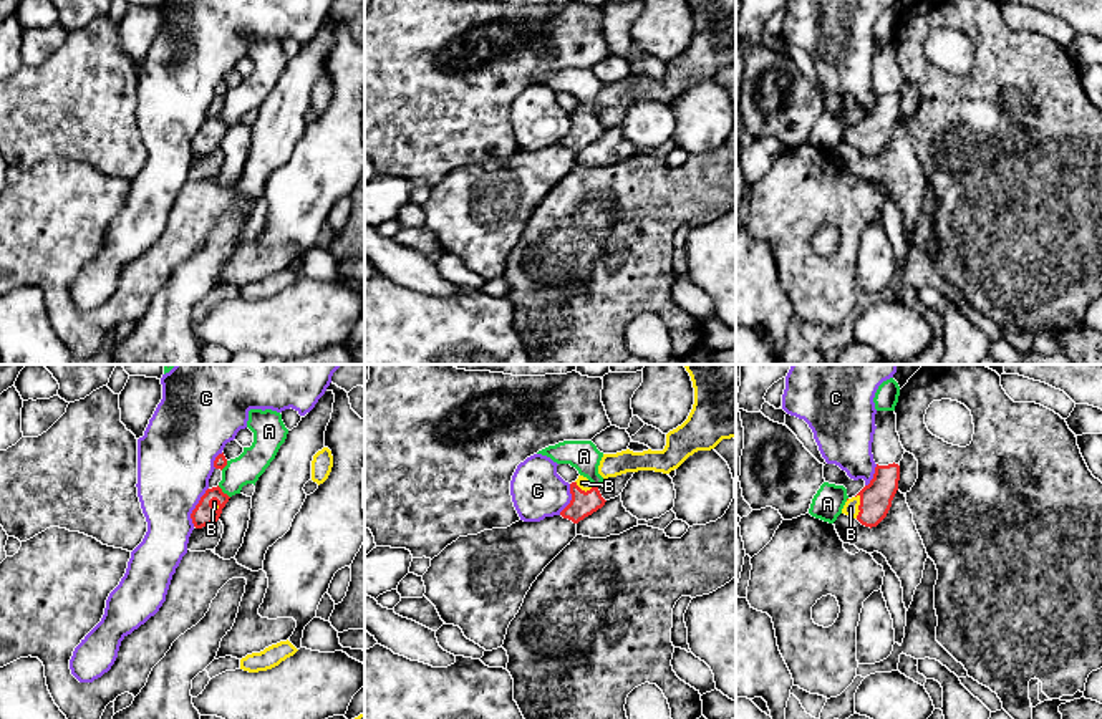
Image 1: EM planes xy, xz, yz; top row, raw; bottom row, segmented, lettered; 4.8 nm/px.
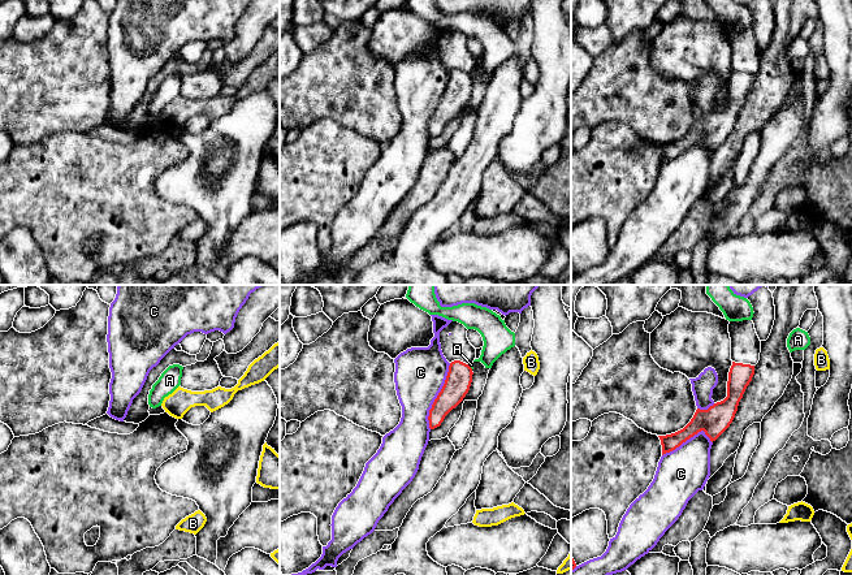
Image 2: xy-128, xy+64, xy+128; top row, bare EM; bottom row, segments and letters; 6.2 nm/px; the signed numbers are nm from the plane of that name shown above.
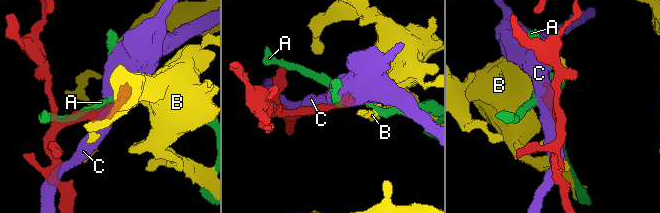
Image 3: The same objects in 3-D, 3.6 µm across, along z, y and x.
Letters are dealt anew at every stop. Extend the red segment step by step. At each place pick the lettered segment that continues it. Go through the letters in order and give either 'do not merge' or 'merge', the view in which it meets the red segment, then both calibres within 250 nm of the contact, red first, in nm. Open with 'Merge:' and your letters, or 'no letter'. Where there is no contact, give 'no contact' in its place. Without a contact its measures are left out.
Merge: B
A: do not merge; meets red in xy; 110 nm thick on the red side, 150 nm on the other
B: merge; meets red in yz; 160 nm thick on the red side, 70 nm on the other
C: do not merge; meets red in xy; 110 nm thick on the red side, 360 nm on the other

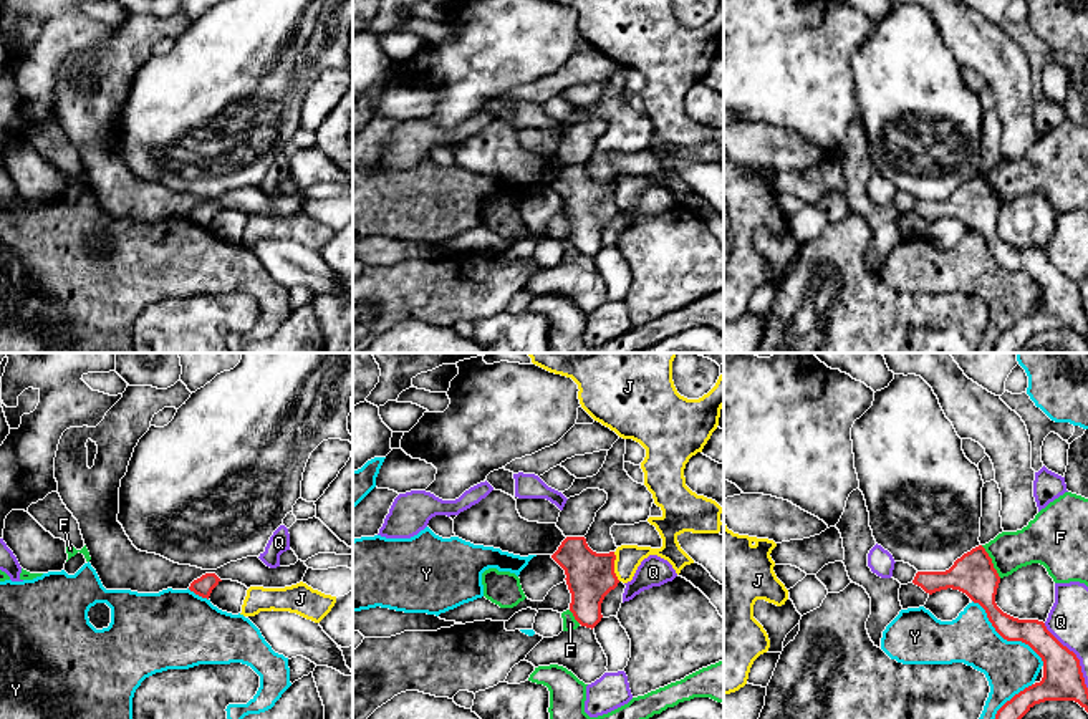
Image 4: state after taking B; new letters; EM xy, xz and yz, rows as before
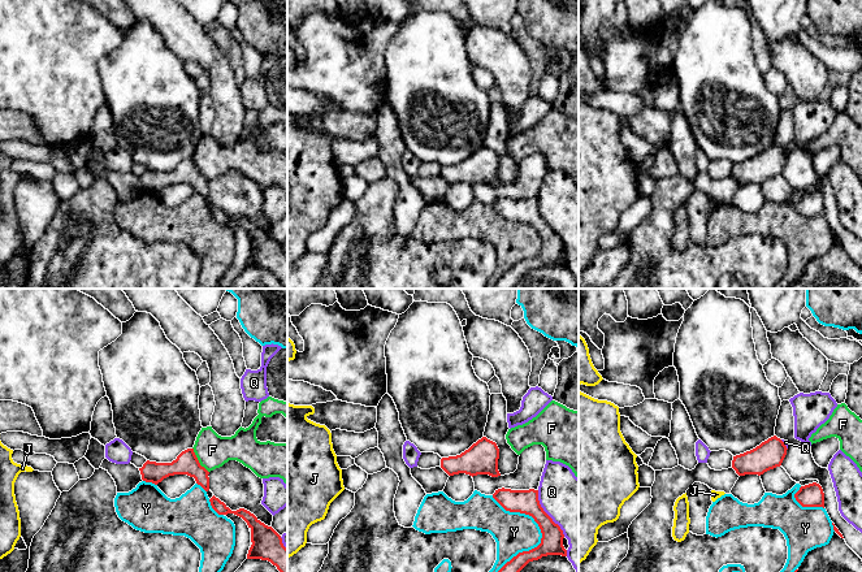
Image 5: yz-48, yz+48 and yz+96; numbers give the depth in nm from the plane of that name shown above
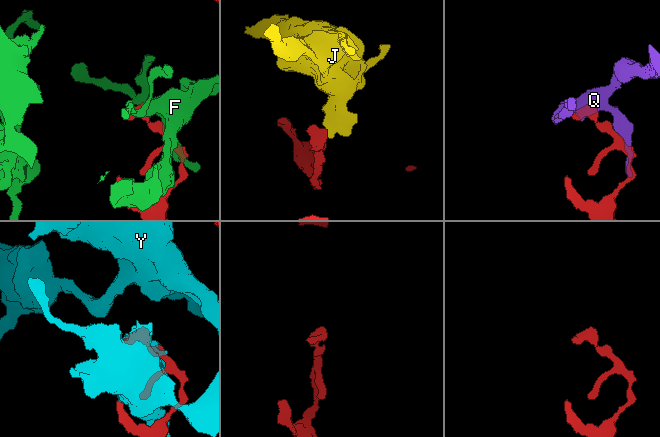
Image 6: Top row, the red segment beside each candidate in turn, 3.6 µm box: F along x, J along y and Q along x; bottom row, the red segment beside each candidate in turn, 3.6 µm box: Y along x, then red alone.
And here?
Merge: no letter
F: do not merge; meets red in yz; 200 nm thick on the red side, 200 nm on the other
J: do not merge; meets red in xz; 240 nm thick on the red side, 130 nm on the other
Q: do not merge; meets red in yz; 190 nm thick on the red side, 190 nm on the other
Y: do not merge; meets red in yz; 130 nm thick on the red side, 260 nm on the other

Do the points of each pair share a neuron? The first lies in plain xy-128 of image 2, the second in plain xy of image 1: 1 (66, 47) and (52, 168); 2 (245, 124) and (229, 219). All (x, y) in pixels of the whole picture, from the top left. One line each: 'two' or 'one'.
1: two
2: two

